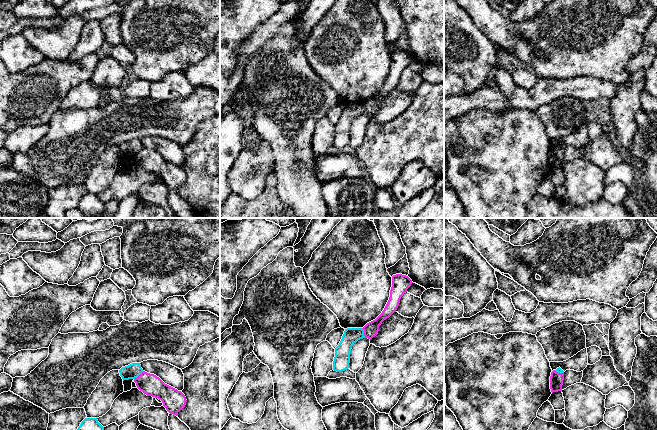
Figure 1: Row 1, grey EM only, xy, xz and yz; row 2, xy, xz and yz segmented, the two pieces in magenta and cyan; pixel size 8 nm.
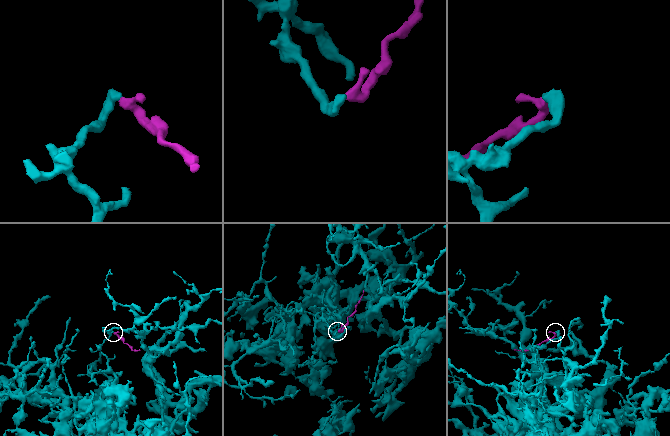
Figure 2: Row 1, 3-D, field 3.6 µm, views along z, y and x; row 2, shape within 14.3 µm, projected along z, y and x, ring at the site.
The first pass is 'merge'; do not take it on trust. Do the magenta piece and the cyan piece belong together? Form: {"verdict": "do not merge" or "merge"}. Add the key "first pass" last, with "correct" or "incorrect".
{"verdict": "do not merge", "first pass": "incorrect"}

